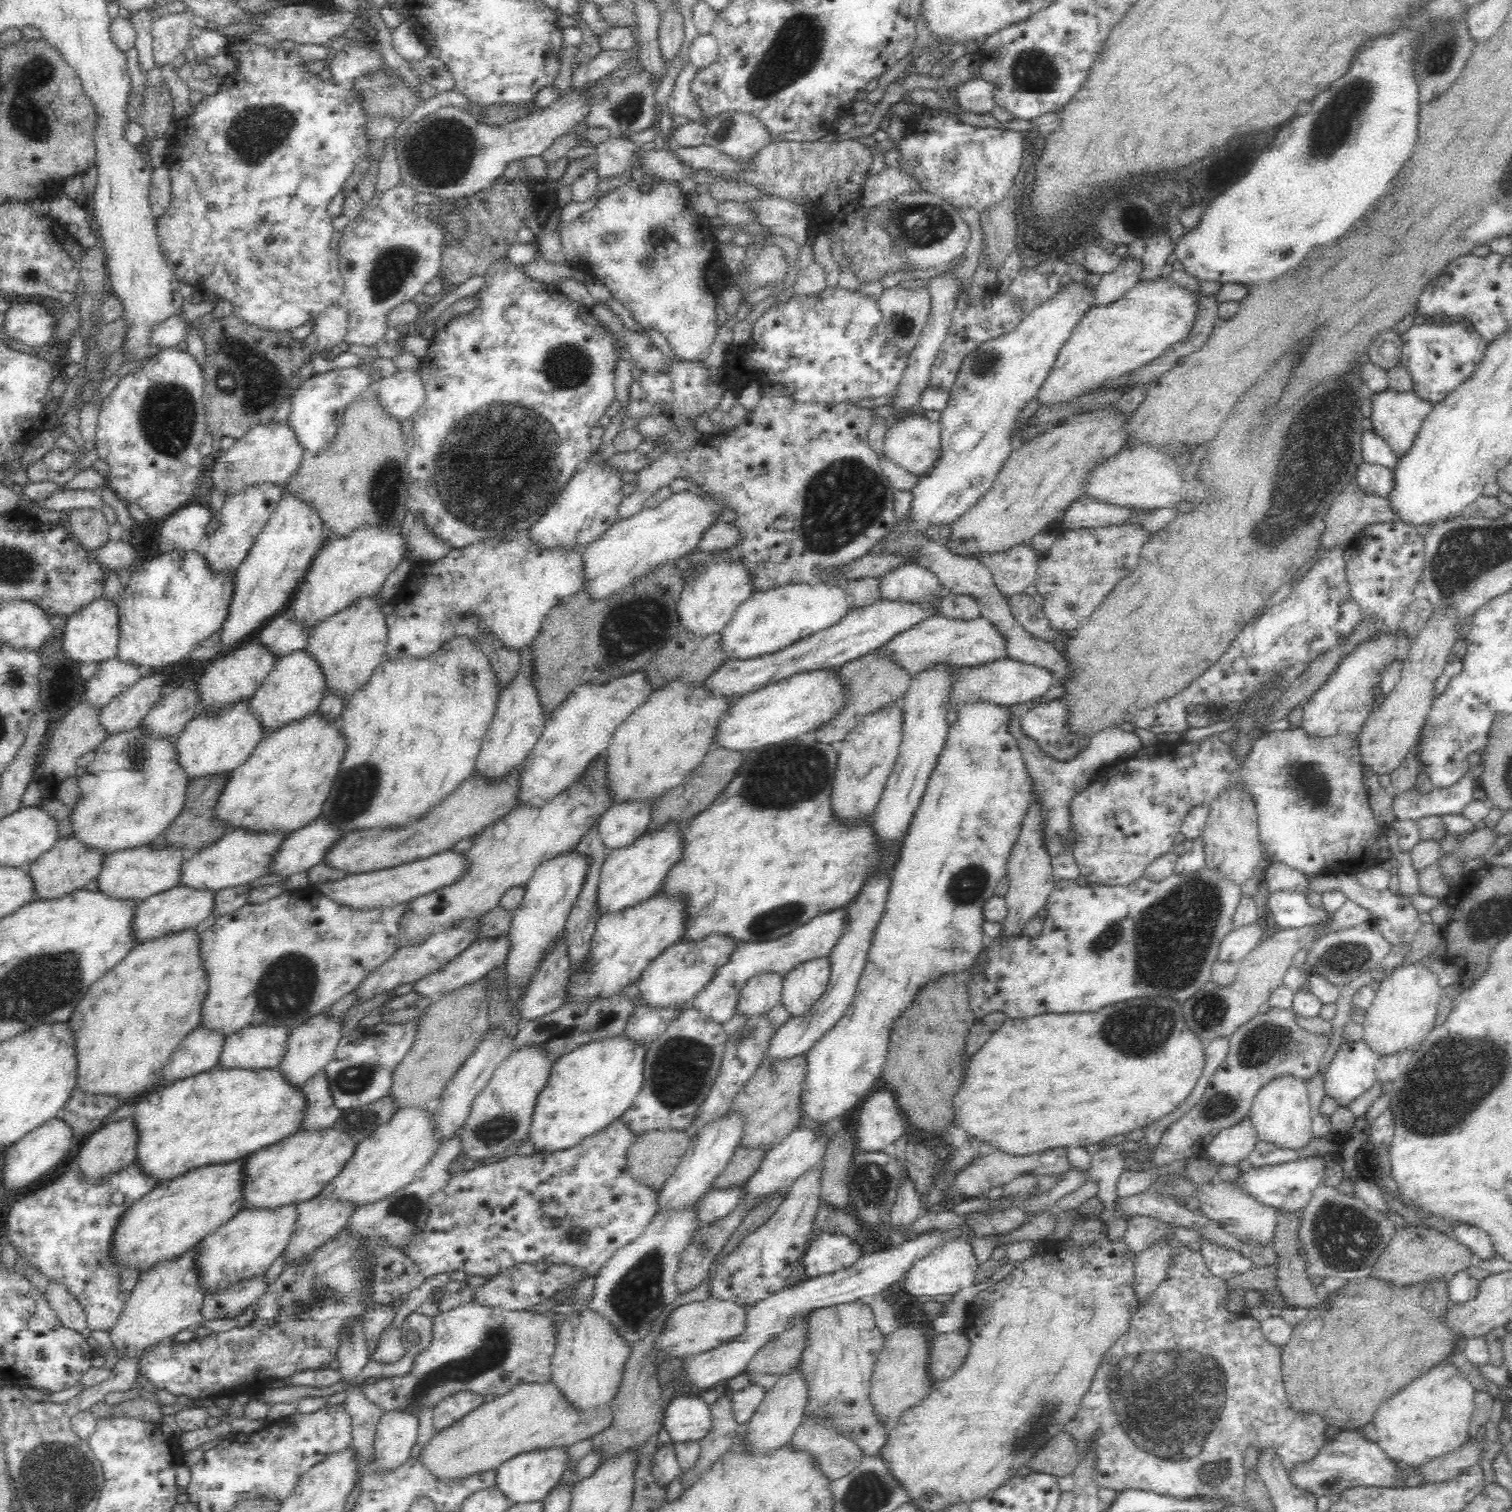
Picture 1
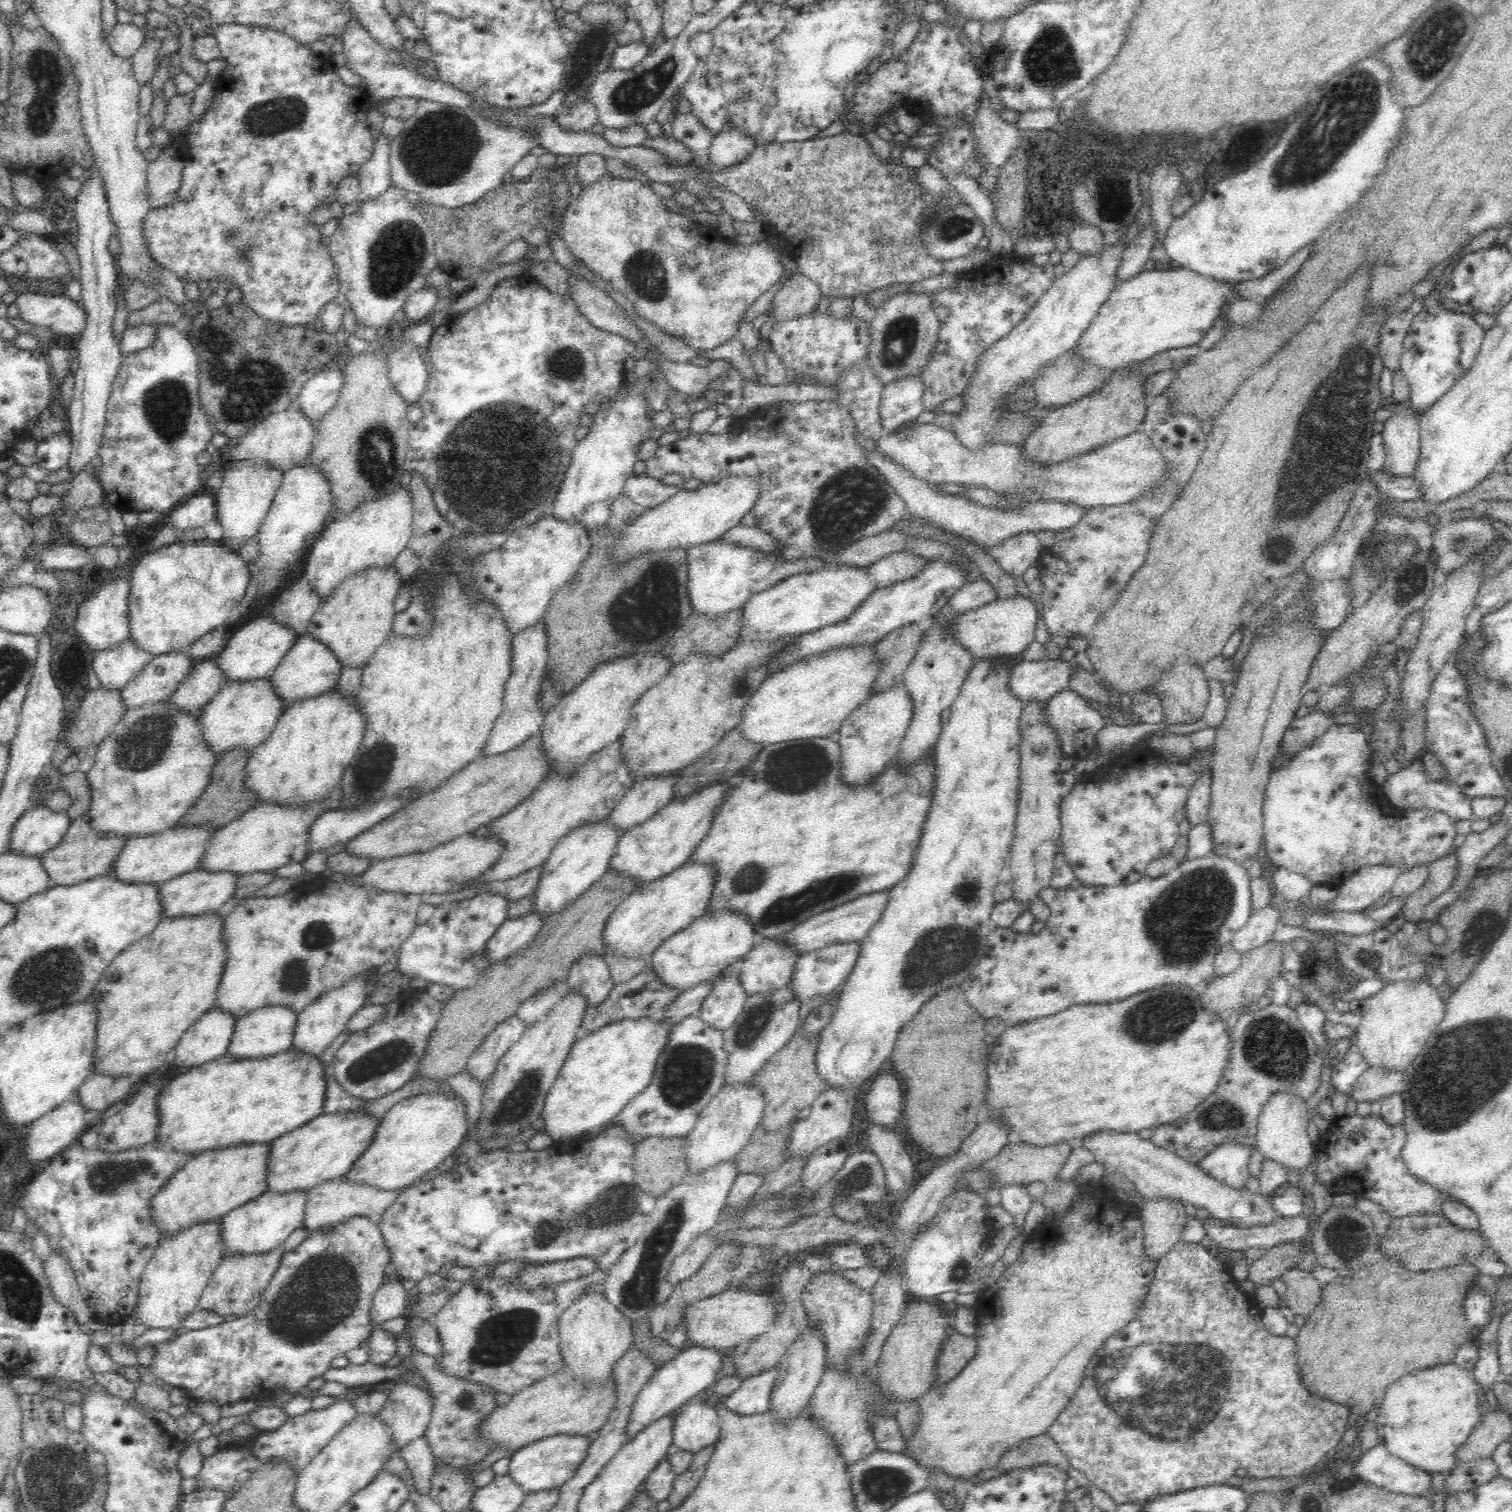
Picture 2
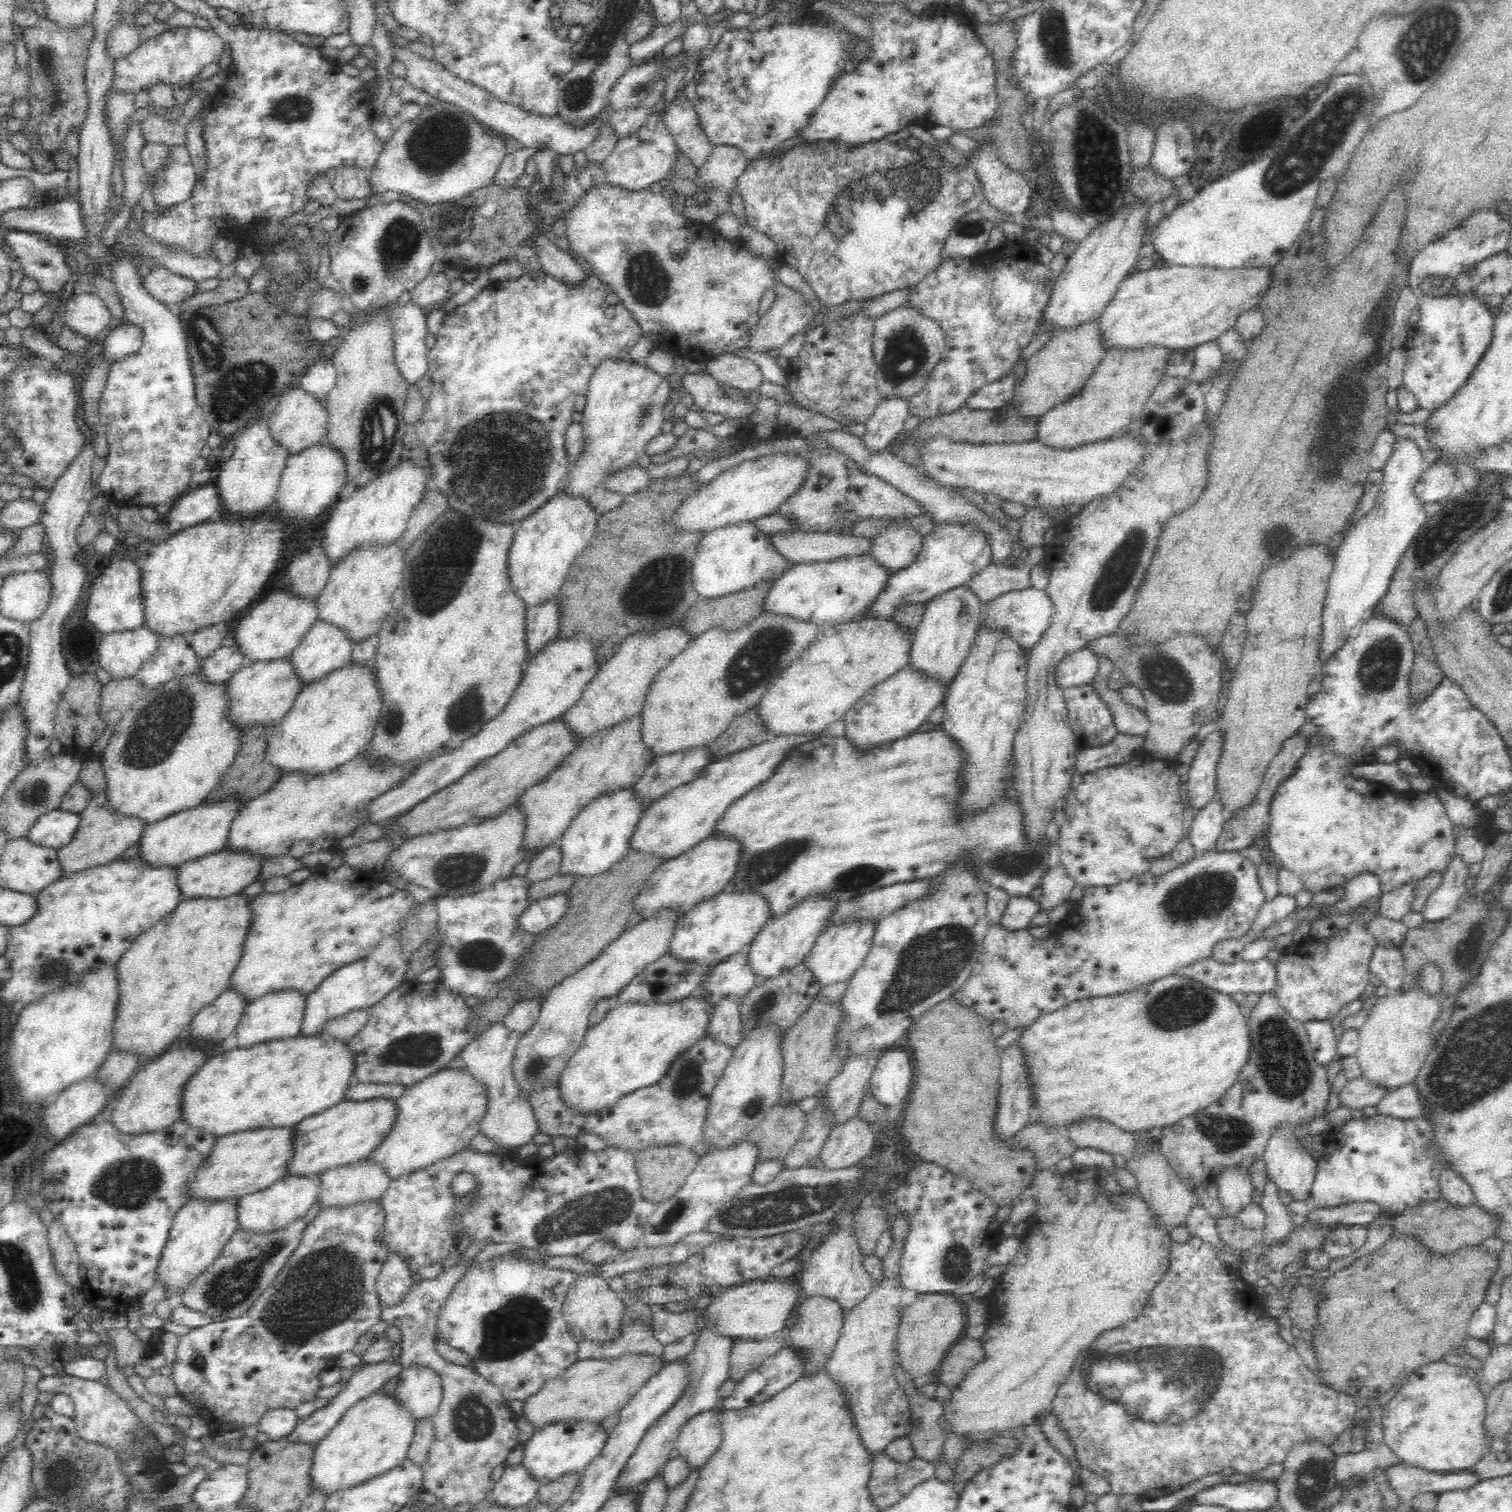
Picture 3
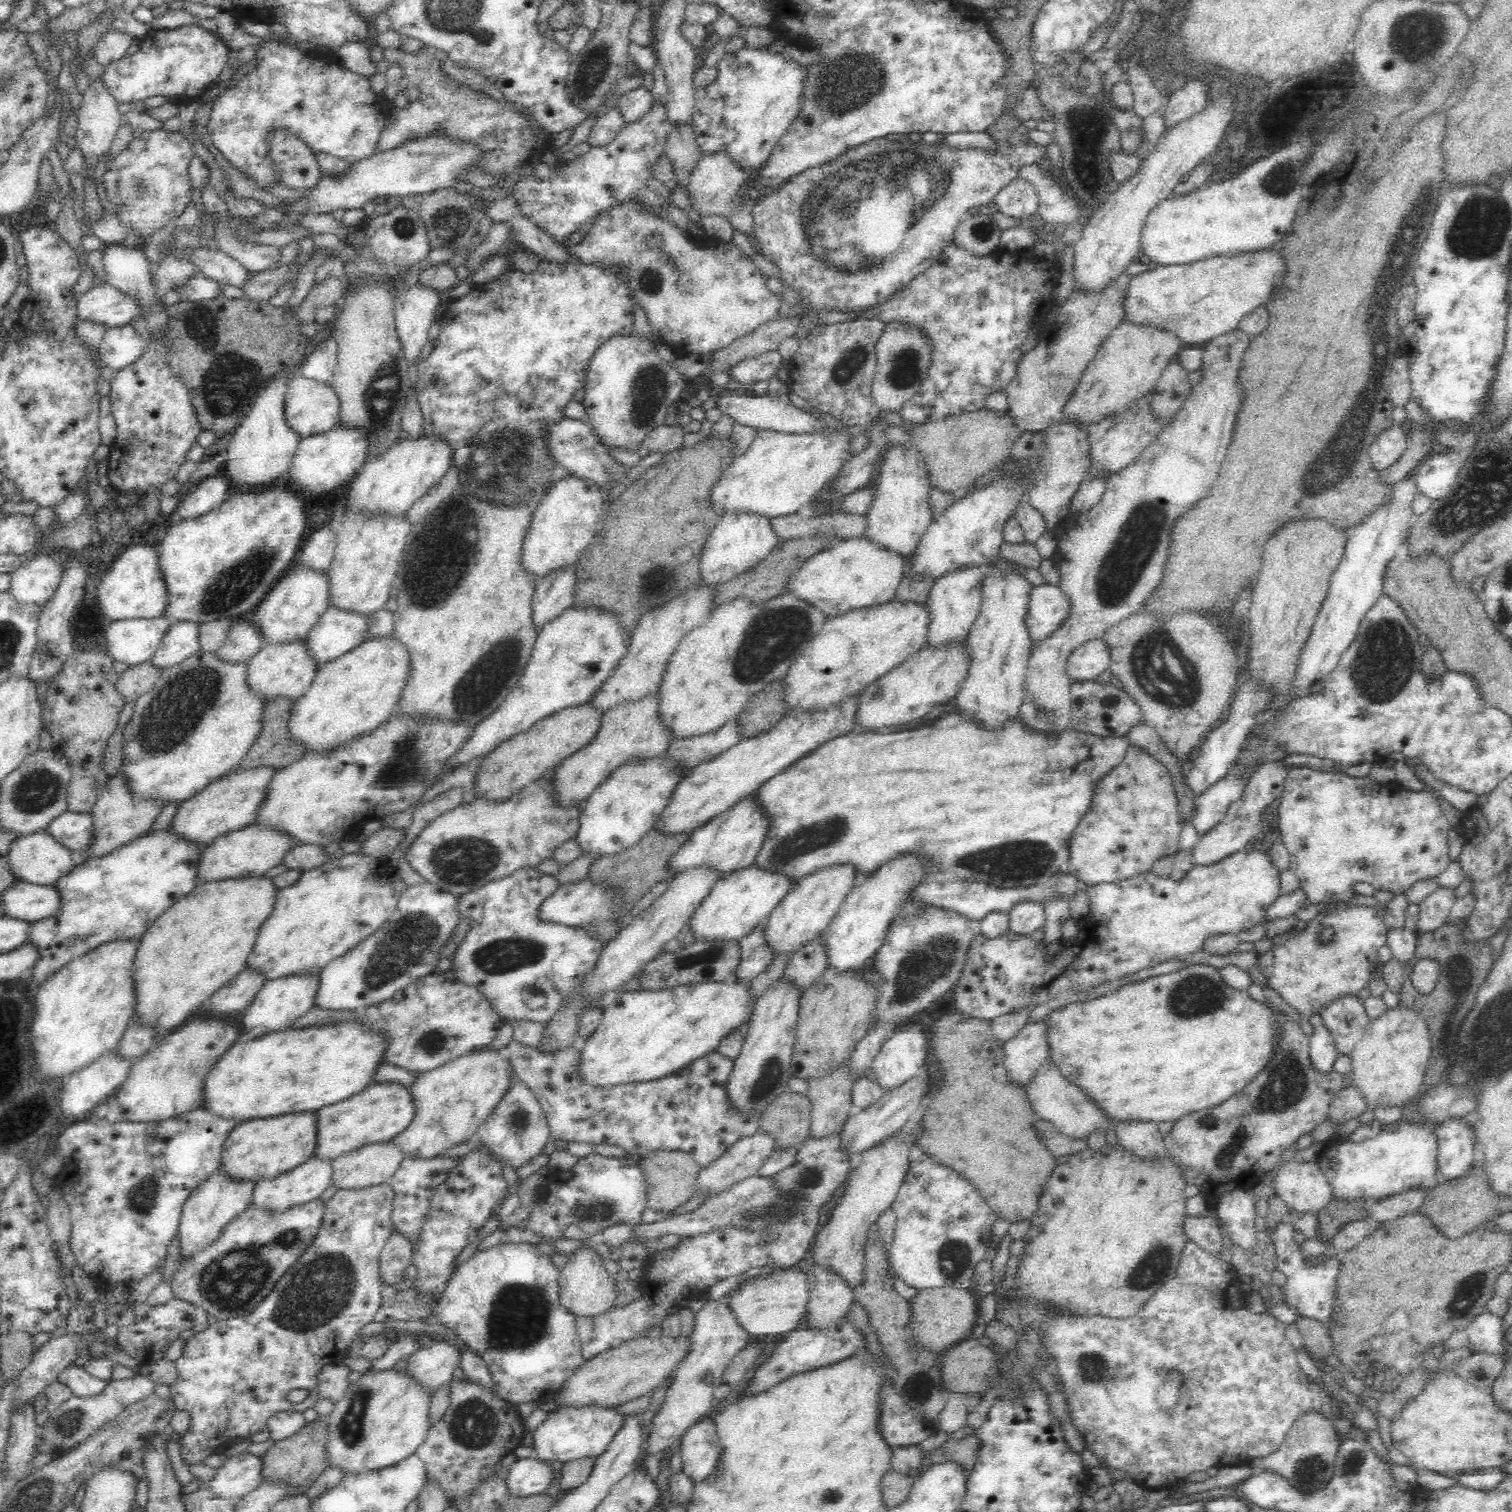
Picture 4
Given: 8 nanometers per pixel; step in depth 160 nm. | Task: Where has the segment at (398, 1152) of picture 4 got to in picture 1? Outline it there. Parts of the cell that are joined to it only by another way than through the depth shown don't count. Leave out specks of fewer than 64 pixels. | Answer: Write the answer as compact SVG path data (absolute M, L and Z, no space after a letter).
M316 1195L300 1201L297 1206L298 1220L296 1228L290 1236L290 1242L283 1251L285 1264L294 1259L303 1259L312 1249L318 1248L328 1237L334 1236L339 1230L345 1229L350 1218L358 1212L360 1205L354 1201L328 1197L328 1195Z

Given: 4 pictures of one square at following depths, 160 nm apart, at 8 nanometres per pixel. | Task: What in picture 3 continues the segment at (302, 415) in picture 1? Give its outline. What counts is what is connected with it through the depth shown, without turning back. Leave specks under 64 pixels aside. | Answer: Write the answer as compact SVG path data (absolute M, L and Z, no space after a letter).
M314 360L306 372L302 374L302 380L297 383L317 398L325 399L328 392L334 388L337 371L332 360Z

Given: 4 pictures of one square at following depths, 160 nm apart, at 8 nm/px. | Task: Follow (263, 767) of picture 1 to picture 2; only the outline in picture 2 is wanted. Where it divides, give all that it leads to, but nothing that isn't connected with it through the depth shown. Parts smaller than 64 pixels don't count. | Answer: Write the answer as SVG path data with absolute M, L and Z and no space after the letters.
M334 686L316 696L294 701L287 705L270 736L253 748L253 754L246 764L246 785L258 793L258 799L276 799L285 804L298 804L298 801L308 804L308 801L326 797L341 782L344 770L358 752L365 732L366 717L355 693L346 696Z

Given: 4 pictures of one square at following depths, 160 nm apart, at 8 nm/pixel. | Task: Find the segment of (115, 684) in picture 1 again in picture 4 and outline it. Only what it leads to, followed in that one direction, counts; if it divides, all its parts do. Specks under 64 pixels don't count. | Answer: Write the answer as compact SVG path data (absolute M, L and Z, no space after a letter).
M167 617L112 620L105 632L104 647L118 662L129 667L151 660L162 644L172 621Z

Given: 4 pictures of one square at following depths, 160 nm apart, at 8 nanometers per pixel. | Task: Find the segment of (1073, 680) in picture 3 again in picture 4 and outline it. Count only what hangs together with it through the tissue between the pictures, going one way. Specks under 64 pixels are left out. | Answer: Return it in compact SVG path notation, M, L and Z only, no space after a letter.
M1094 637L1078 645L1070 654L1066 671L1074 681L1094 681L1110 664L1110 647L1104 637Z

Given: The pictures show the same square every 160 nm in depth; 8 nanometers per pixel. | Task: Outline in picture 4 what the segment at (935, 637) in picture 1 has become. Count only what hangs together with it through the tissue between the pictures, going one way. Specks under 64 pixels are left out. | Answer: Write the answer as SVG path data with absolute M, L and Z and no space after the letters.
M1044 583L1032 588L1026 625L1033 641L1041 641L1058 630L1072 614L1073 599L1056 585Z

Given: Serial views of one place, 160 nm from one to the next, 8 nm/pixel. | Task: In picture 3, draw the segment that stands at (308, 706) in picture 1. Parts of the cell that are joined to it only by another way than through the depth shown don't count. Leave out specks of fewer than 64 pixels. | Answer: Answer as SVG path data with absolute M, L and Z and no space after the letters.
M318 619L304 636L304 640L291 652L290 659L300 673L302 683L308 684L326 676L327 672L348 664L352 660L352 648L354 641L348 629L342 629L340 625L334 625L326 619Z

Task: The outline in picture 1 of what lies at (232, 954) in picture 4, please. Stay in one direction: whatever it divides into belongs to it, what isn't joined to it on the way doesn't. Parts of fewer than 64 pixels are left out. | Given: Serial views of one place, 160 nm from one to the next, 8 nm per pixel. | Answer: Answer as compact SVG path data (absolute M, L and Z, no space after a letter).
M192 927L159 937L142 940L118 964L99 976L84 992L68 1020L76 1033L77 1086L81 1090L134 1100L158 1082L161 1069L168 1064L178 1043L202 1023L202 1006L208 996L208 969L202 959L200 934L196 927Z

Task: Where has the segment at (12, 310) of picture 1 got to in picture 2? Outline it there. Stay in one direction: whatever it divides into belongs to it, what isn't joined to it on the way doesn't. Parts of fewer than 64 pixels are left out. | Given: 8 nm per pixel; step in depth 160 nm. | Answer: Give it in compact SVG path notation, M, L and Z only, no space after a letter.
M21 293L17 294L14 303L18 306L19 317L32 325L48 327L58 336L61 335L80 335L88 325L88 313L86 307L81 301L76 302L68 295L44 295L39 293Z

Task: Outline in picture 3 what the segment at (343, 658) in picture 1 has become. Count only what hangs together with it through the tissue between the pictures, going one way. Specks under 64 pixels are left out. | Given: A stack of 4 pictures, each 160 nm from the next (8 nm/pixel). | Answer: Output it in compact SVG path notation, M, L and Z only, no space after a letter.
M374 541L348 549L333 564L326 586L317 596L319 619L348 629L354 644L377 634L381 622L393 610L392 595L403 580L404 554L398 541Z

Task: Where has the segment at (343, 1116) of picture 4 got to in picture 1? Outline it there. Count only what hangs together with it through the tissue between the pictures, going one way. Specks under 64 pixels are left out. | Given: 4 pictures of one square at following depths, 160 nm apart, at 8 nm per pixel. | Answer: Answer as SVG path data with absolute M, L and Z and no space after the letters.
M328 1125L327 1127L297 1130L294 1134L253 1152L248 1155L248 1160L246 1160L246 1173L248 1173L248 1176L244 1178L244 1181L246 1181L246 1188L244 1188L246 1198L244 1198L242 1207L276 1208L282 1205L299 1203L318 1195L326 1188L327 1184L330 1184L340 1174L345 1164L354 1156L358 1143L352 1133Z

